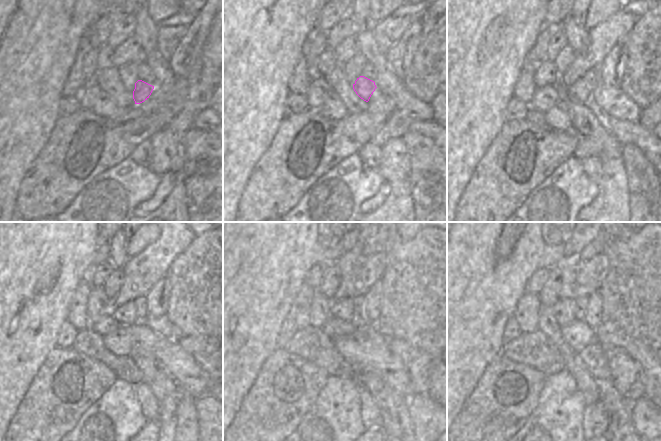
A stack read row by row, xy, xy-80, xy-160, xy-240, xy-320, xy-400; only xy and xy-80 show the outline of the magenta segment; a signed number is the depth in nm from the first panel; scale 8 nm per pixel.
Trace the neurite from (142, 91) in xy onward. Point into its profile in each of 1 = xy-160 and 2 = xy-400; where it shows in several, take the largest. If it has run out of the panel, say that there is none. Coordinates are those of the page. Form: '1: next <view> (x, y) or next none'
1: next xy-160 (578, 92)
2: next xy-400 (563, 311)

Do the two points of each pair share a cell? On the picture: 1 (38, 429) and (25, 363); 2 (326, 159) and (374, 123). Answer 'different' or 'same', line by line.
1: different
2: same

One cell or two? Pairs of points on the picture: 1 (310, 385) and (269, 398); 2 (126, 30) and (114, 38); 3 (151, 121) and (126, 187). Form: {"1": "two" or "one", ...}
{"1": "one", "2": "one", "3": "two"}

